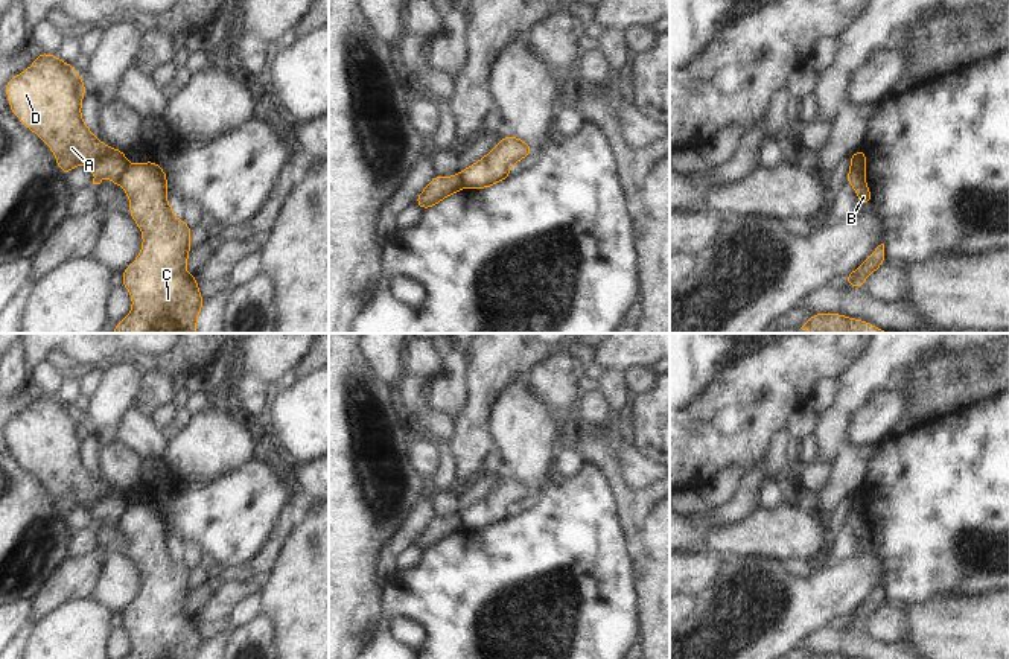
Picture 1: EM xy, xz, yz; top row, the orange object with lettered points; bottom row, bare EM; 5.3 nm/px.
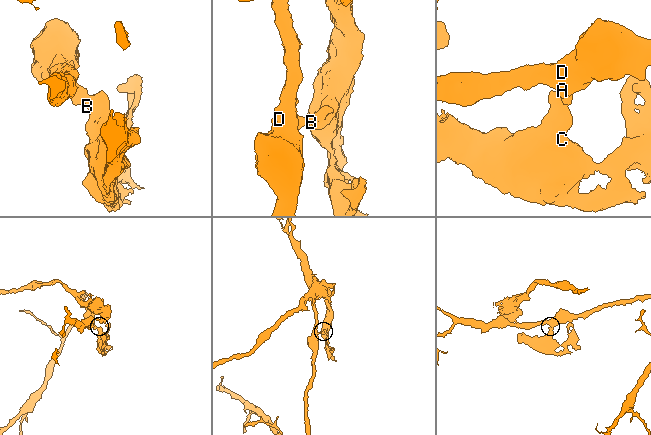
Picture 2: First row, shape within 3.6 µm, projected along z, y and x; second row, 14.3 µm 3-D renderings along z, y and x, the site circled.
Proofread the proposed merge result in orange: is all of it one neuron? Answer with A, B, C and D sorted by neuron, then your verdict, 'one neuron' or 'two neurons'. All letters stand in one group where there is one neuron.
groups A D / B C; two neurons

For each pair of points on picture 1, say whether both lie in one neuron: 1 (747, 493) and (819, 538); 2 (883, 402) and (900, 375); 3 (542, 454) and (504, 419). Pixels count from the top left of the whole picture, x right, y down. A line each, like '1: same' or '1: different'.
1: different
2: different
3: same

